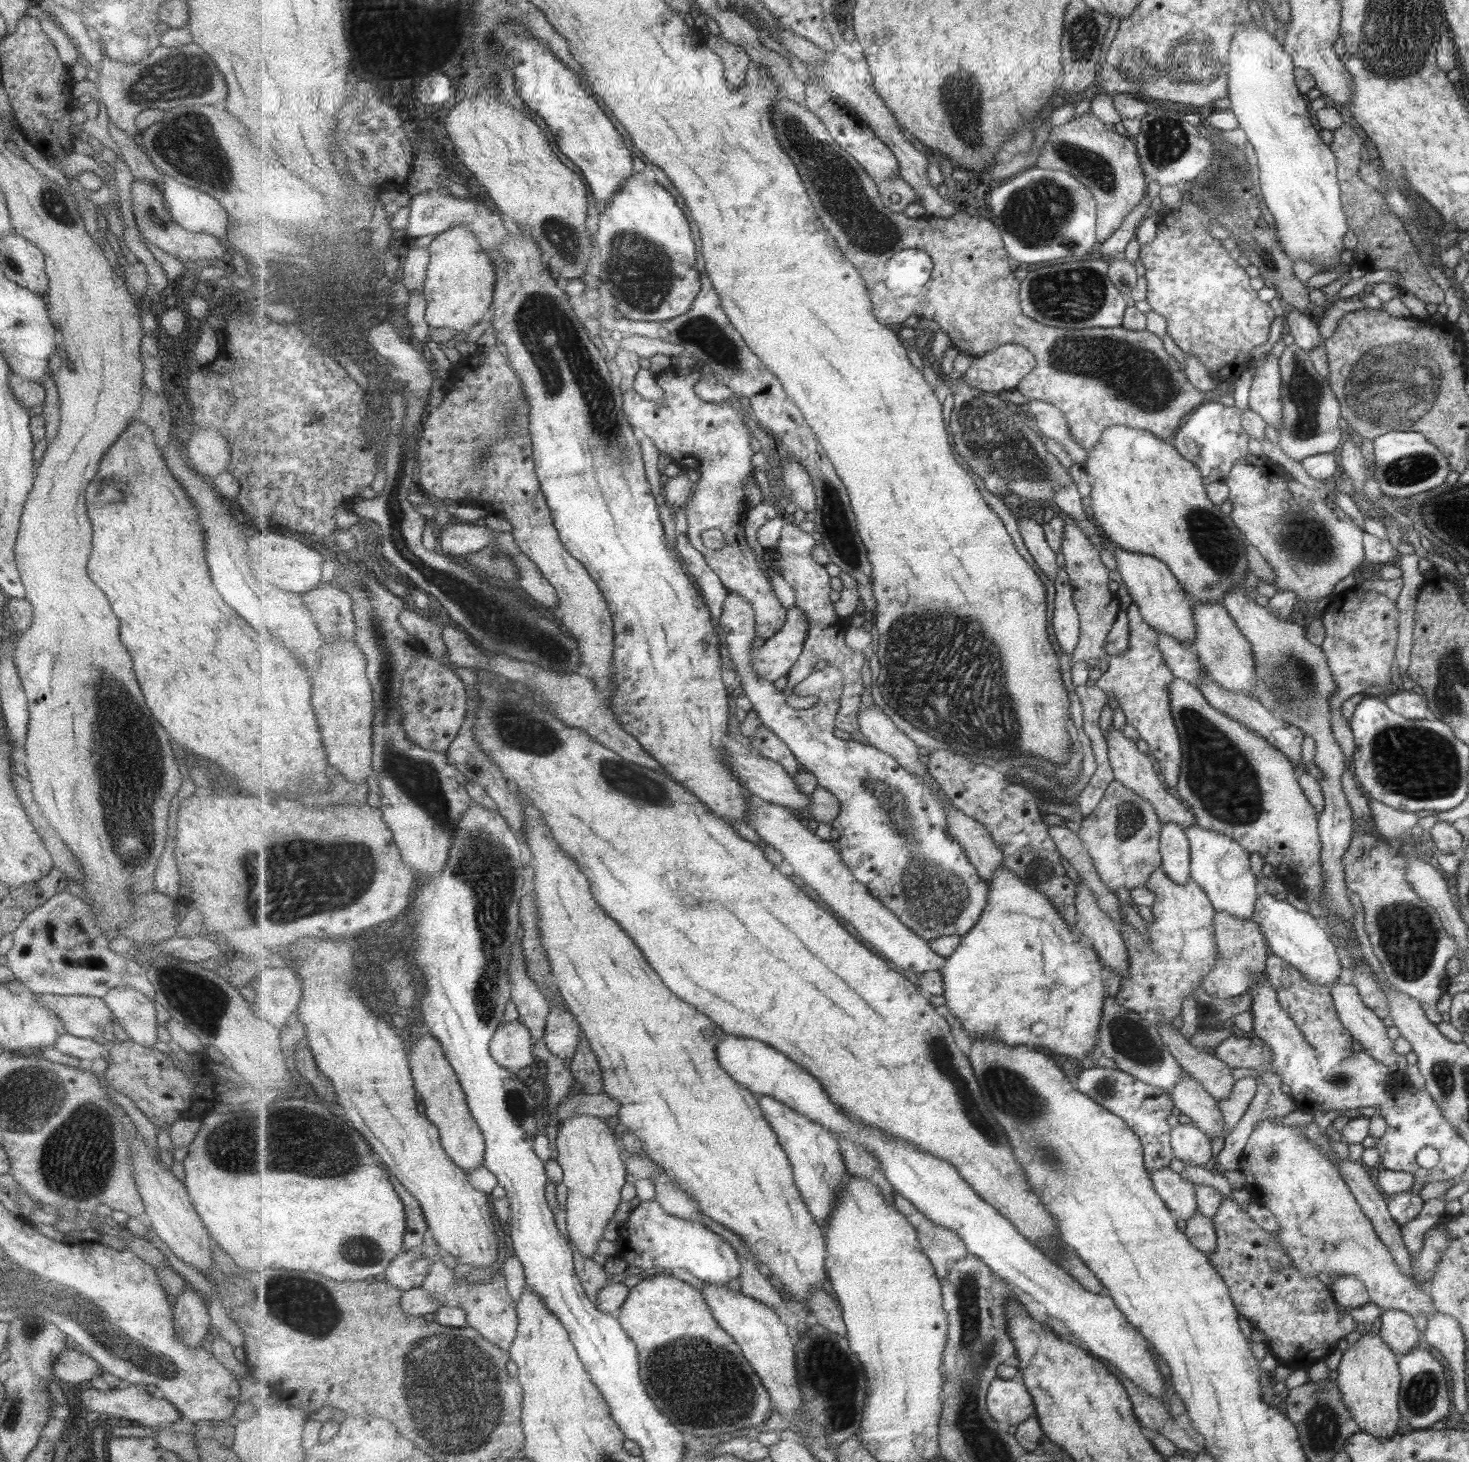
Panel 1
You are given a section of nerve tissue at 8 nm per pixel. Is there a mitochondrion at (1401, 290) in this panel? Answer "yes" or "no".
no

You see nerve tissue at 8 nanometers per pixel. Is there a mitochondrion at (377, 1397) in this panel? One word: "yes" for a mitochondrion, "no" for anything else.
no

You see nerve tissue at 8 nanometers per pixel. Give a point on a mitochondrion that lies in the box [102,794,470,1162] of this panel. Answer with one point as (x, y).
(272, 879)

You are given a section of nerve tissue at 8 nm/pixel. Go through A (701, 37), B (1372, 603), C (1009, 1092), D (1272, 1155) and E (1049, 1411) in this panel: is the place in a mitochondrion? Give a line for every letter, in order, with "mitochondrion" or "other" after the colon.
A: other
B: other
C: mitochondrion
D: mitochondrion
E: other

